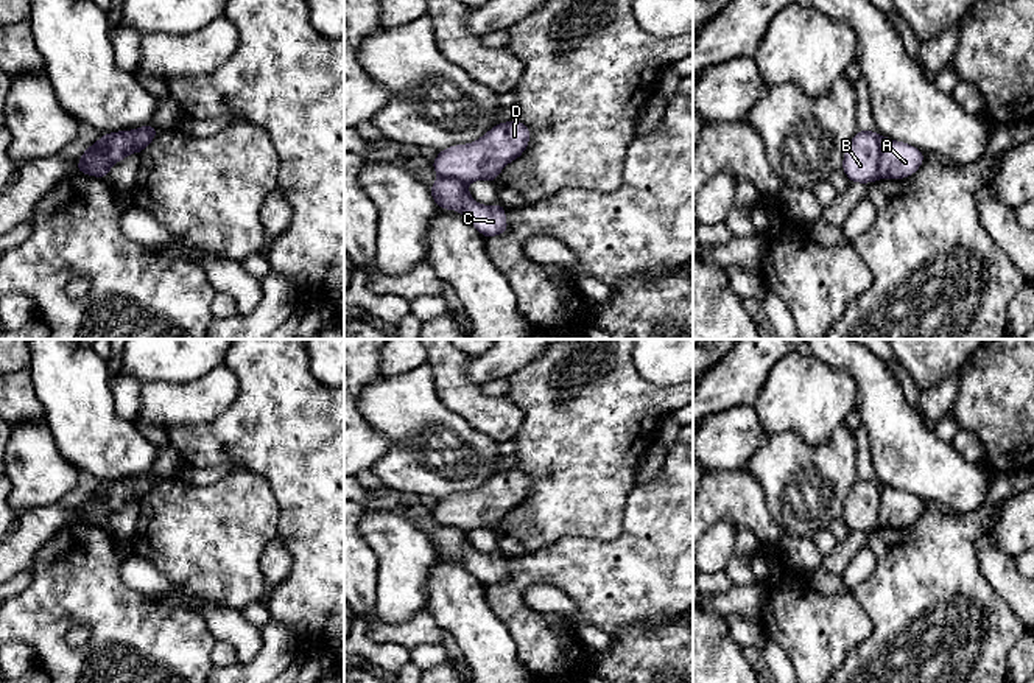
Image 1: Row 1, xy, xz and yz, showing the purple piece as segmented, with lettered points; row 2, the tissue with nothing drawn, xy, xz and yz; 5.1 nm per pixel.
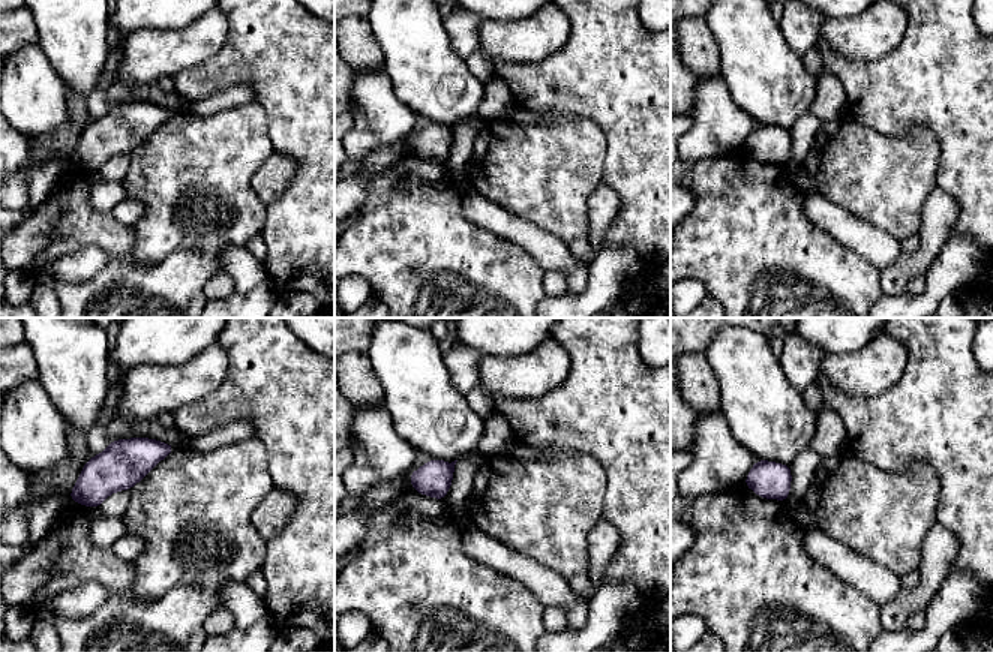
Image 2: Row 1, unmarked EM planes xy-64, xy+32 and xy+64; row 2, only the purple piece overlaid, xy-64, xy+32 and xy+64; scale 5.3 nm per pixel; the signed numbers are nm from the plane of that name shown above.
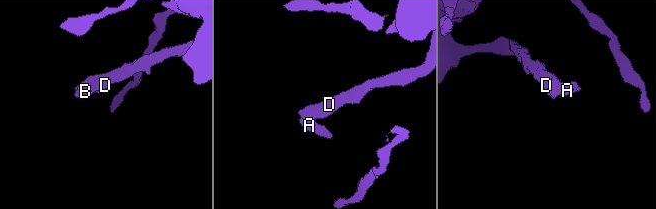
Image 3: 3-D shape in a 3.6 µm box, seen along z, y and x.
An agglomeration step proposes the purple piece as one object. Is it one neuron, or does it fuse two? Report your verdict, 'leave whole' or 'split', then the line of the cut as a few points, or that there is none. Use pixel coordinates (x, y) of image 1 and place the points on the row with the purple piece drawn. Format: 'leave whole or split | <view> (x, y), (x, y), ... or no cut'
split | yz (882, 137), (879, 178)

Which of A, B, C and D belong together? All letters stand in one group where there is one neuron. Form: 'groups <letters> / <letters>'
groups A C / B D

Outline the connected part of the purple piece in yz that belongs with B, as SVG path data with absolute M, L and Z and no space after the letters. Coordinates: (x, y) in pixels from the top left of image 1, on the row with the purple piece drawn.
M856 131L842 159L842 171L850 182L869 184L880 179L881 135L872 131Z

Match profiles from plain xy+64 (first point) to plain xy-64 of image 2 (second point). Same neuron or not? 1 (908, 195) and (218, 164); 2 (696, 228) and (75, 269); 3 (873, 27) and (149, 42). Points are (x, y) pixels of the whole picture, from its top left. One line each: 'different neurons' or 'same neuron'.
1: same neuron
2: different neurons
3: same neuron

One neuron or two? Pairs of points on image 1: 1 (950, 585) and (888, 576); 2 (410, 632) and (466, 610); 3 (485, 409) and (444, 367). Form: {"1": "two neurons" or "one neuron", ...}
{"1": "one neuron", "2": "two neurons", "3": "one neuron"}

